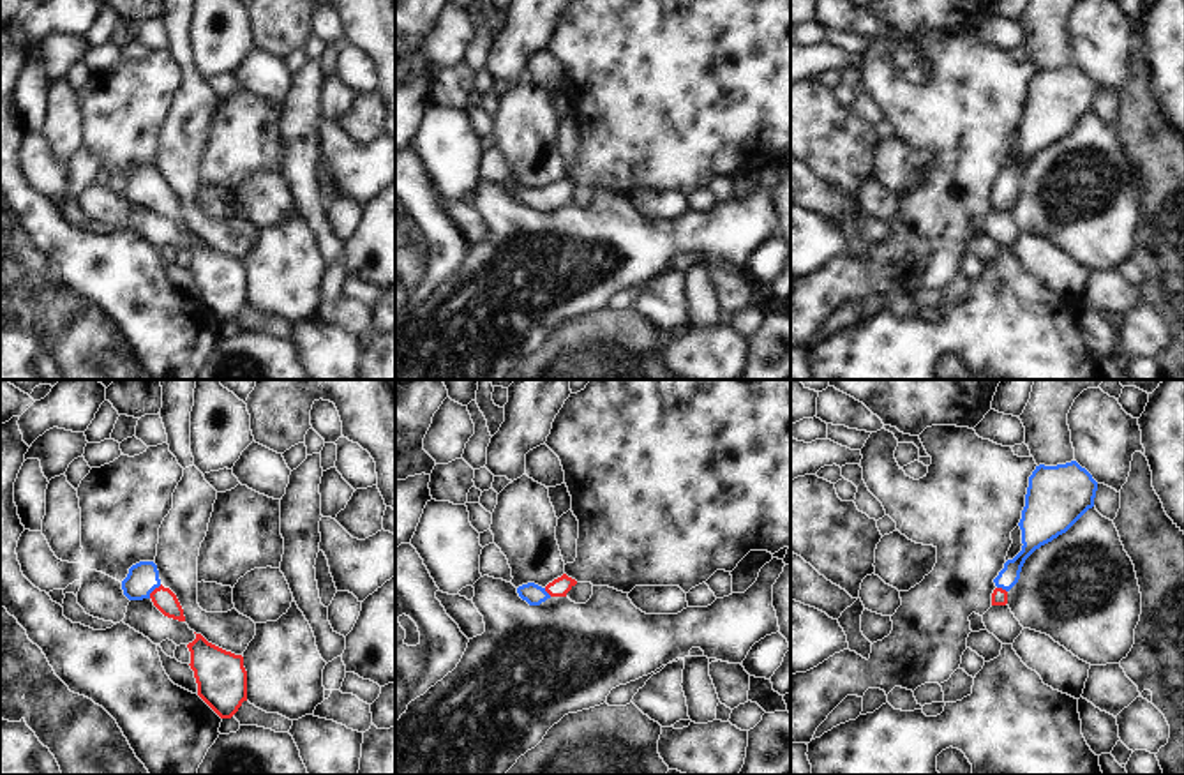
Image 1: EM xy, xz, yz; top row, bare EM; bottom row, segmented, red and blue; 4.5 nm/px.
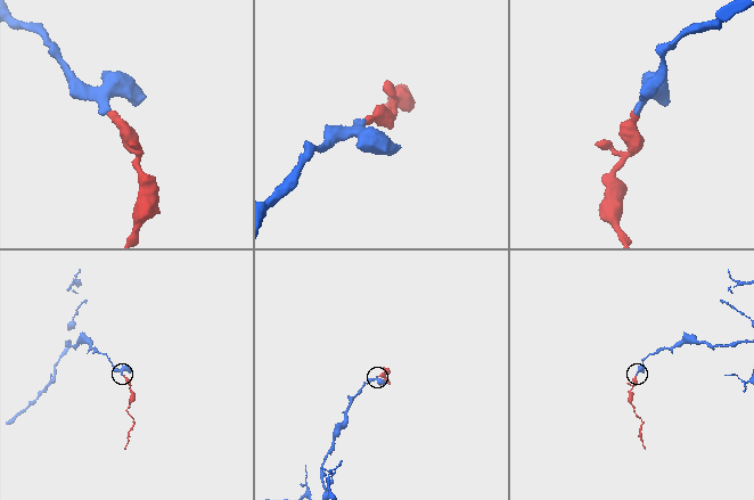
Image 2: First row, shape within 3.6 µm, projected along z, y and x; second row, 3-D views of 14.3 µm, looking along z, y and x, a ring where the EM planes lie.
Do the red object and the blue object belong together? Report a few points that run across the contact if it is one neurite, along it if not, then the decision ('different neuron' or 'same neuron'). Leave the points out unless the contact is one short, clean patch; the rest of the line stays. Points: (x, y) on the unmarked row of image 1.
line xy (164, 203), (154, 195), (143, 182); same neuron

